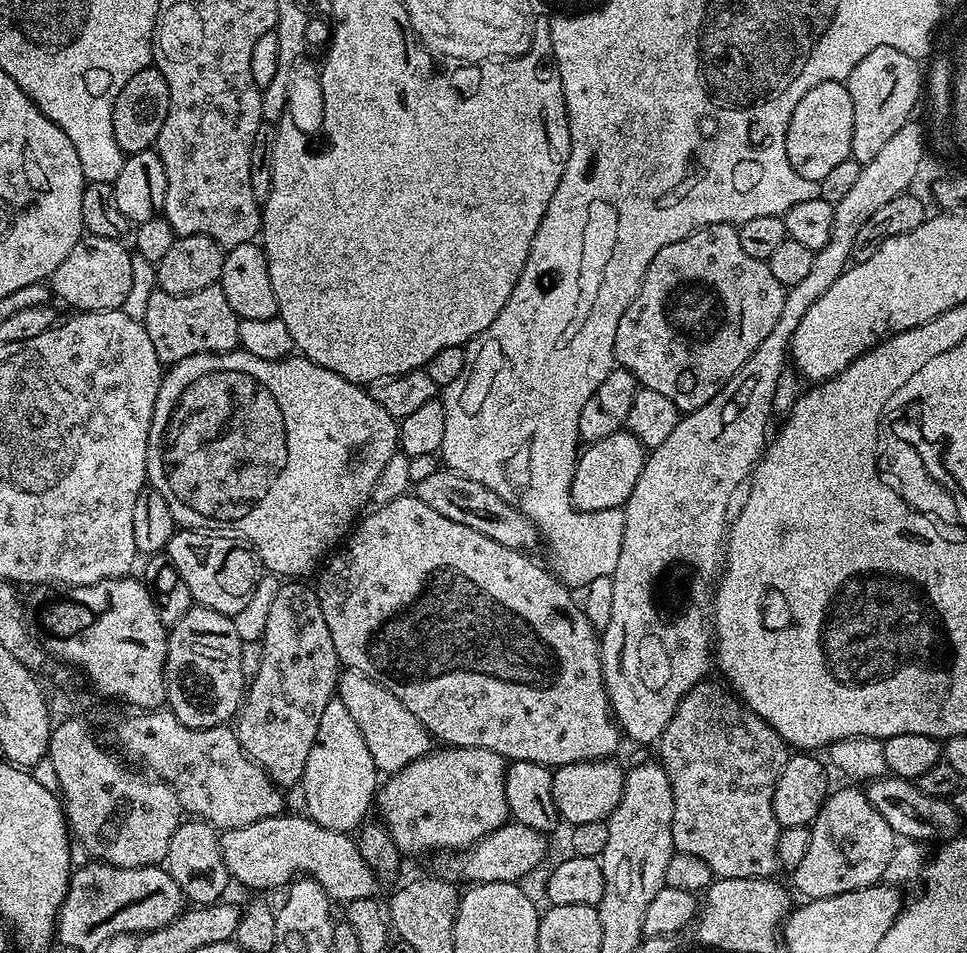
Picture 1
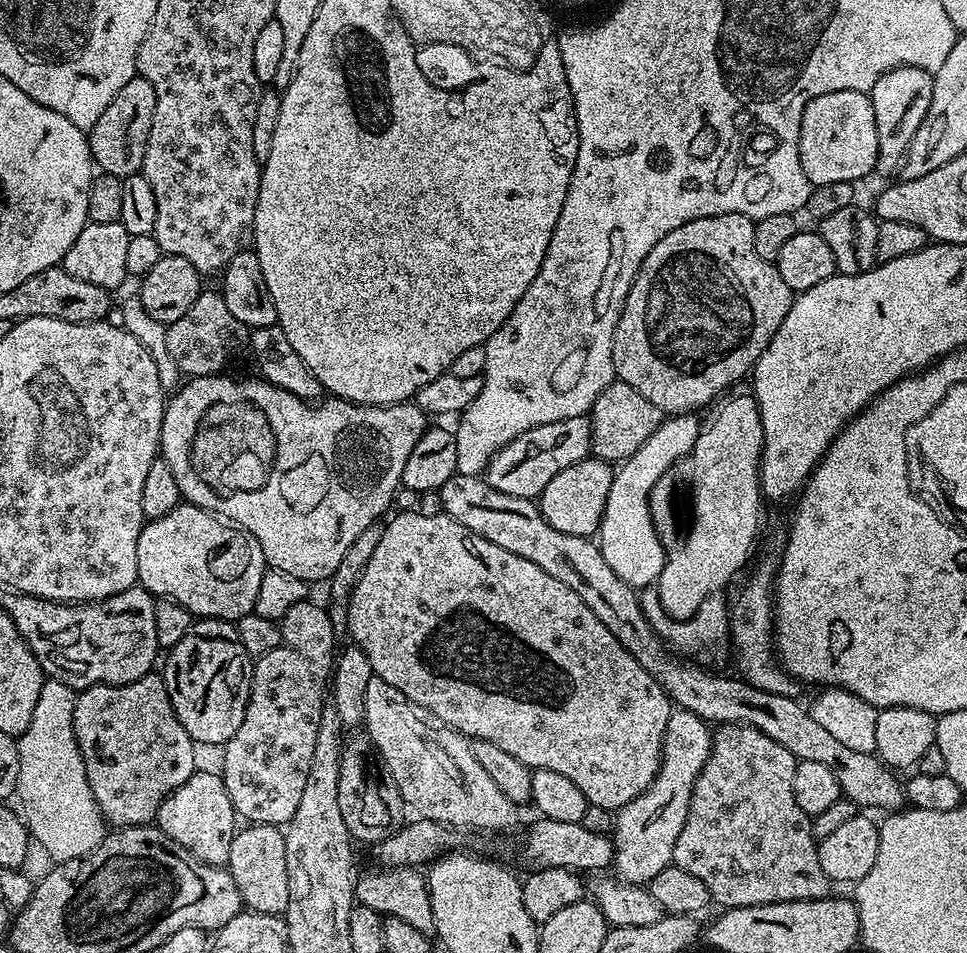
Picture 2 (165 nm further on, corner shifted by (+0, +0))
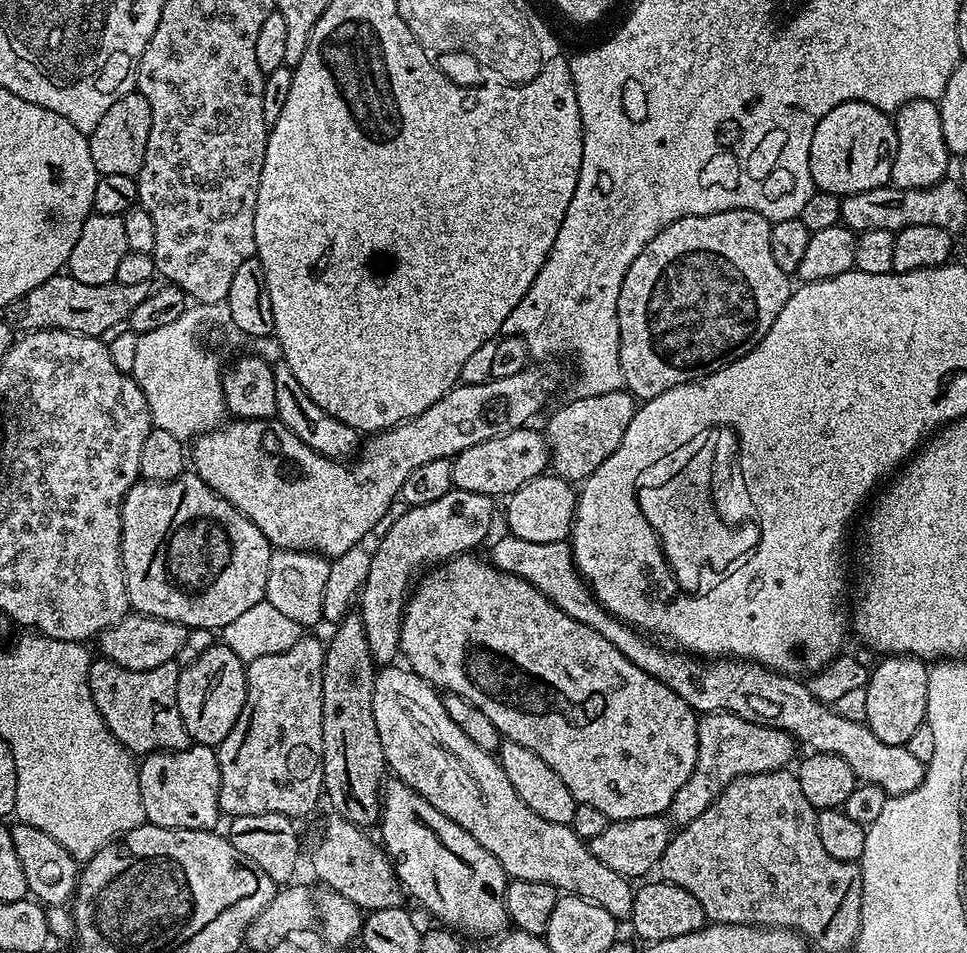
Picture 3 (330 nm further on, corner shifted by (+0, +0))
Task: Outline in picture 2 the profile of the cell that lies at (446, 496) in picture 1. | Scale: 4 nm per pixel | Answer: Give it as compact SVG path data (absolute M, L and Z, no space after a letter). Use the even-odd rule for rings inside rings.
M459 474L444 483L438 499L443 515L454 518L454 522L462 522L466 530L482 534L482 538L494 542L494 546L502 546L502 550L510 550L510 554L518 554L518 558L526 558L526 562L542 566L550 578L566 582L566 586L570 586L570 590L574 590L574 594L578 594L578 598L594 610L594 618L598 618L598 622L602 622L602 626L606 626L606 630L610 630L610 634L614 634L614 638L618 638L618 642L622 642L622 646L638 658L646 674L662 686L676 708L690 710L690 714L712 726L749 724L751 728L762 730L766 738L782 742L782 746L786 746L797 761L819 762L827 766L834 778L838 778L841 797L854 802L857 809L881 808L881 813L891 814L905 807L906 788L896 777L899 775L883 764L879 756L849 750L842 742L837 742L819 722L814 722L811 711L805 705L803 708L799 699L763 692L735 675L719 676L696 664L683 664L678 660L680 658L669 650L644 617L637 589L622 582L622 578L610 570L606 558L602 558L599 543L586 536L562 534L562 530L554 530L554 526L542 518L536 500L502 494L502 490L494 490L487 479Z

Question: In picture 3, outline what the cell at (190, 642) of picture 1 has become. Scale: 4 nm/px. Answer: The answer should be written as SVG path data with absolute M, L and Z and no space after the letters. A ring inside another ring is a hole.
M223 642L210 646L194 662L183 665L178 678L178 710L182 714L182 722L186 726L189 737L195 743L219 746L234 730L234 722L238 722L238 714L242 714L242 706L248 693L248 673L245 661L234 654Z

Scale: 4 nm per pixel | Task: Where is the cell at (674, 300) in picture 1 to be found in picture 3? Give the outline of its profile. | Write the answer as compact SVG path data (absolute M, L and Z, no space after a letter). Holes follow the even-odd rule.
M735 208L705 216L683 216L670 226L666 226L666 230L659 232L645 246L642 254L638 254L634 262L630 262L630 270L626 270L626 278L622 278L622 290L618 294L618 330L620 331L620 361L624 375L624 388L631 392L637 401L652 400L674 386L682 386L706 374L714 374L714 370L722 370L722 366L750 354L750 350L754 350L754 346L758 346L758 342L766 338L766 330L774 326L774 318L782 314L782 306L786 306L786 302L794 291L794 284L788 281L791 280L789 273L778 270L778 265L774 263L774 254L770 250L772 226L773 221L749 208Z

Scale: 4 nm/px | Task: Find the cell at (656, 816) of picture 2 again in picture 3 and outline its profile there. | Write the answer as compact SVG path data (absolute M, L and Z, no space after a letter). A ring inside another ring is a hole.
M709 712L701 715L699 722L698 758L694 770L690 778L686 778L686 786L674 794L674 802L667 811L671 823L676 826L694 822L694 818L698 818L698 814L702 814L702 810L706 810L706 806L710 806L710 802L714 802L714 798L734 782L734 778L787 769L798 749L793 733L755 724L729 712Z

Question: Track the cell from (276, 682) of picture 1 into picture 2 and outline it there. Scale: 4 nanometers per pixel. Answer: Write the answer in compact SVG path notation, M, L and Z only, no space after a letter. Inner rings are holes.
M306 599L290 606L278 621L281 643L255 661L252 691L248 694L242 726L238 726L234 738L222 748L226 794L230 794L236 815L244 822L287 826L290 818L294 818L294 810L298 810L298 801L306 787L306 773L310 771L310 762L314 758L314 742L318 742L318 722L322 718L338 655L338 634L328 617L328 608L312 603L311 599Z

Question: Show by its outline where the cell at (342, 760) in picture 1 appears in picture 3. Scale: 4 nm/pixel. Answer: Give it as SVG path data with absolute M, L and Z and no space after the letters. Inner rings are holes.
M453 487L435 502L426 502L426 506L408 507L385 536L375 541L376 549L372 548L370 552L370 570L358 593L358 615L366 630L370 654L377 665L388 666L395 661L392 659L397 659L404 605L408 602L414 581L425 570L453 556L479 549L476 547L484 539L489 539L492 515L496 512L492 504L495 503L491 496Z

